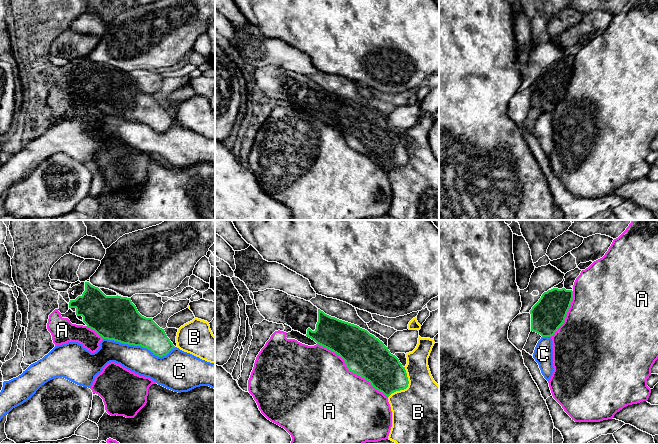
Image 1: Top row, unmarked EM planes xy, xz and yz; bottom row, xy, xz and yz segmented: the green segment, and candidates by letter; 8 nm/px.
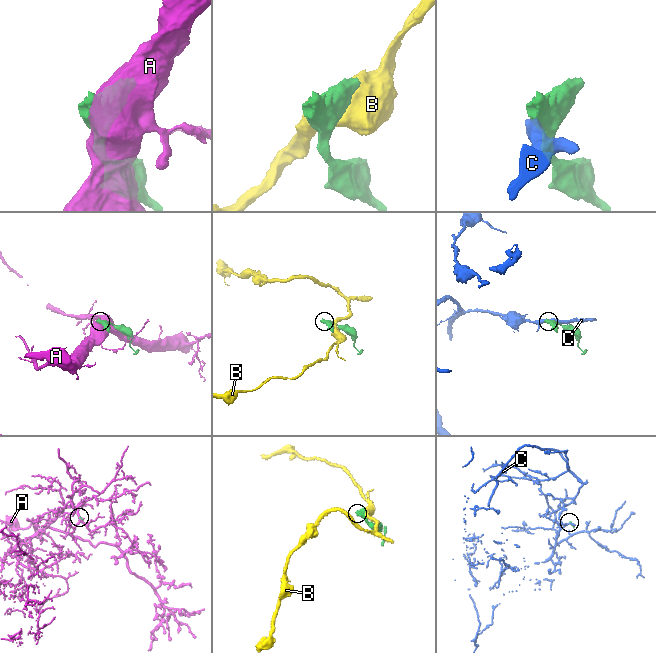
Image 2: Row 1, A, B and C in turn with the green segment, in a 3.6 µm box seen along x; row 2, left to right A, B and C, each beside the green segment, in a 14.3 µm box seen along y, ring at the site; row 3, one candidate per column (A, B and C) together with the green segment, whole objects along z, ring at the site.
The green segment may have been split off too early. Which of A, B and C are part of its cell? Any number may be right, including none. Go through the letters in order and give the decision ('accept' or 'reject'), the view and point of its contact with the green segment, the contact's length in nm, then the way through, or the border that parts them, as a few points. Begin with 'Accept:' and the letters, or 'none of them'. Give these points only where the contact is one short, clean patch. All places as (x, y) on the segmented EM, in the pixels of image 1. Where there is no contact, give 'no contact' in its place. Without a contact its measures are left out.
Accept: none of them
A: reject | xz (350, 370) | 700 nm
B: reject | xz (407, 386) | 280 nm
C: reject | xy (139, 345) | 600 nm

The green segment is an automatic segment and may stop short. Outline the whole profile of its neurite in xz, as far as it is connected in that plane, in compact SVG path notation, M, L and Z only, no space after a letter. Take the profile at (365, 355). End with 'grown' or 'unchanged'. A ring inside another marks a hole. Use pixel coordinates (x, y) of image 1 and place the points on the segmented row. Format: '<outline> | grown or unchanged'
M266 289L253 295L265 320L286 324L333 351L345 361L349 371L369 381L385 396L408 387L405 367L367 330L331 317L311 302L280 290Z | grown

